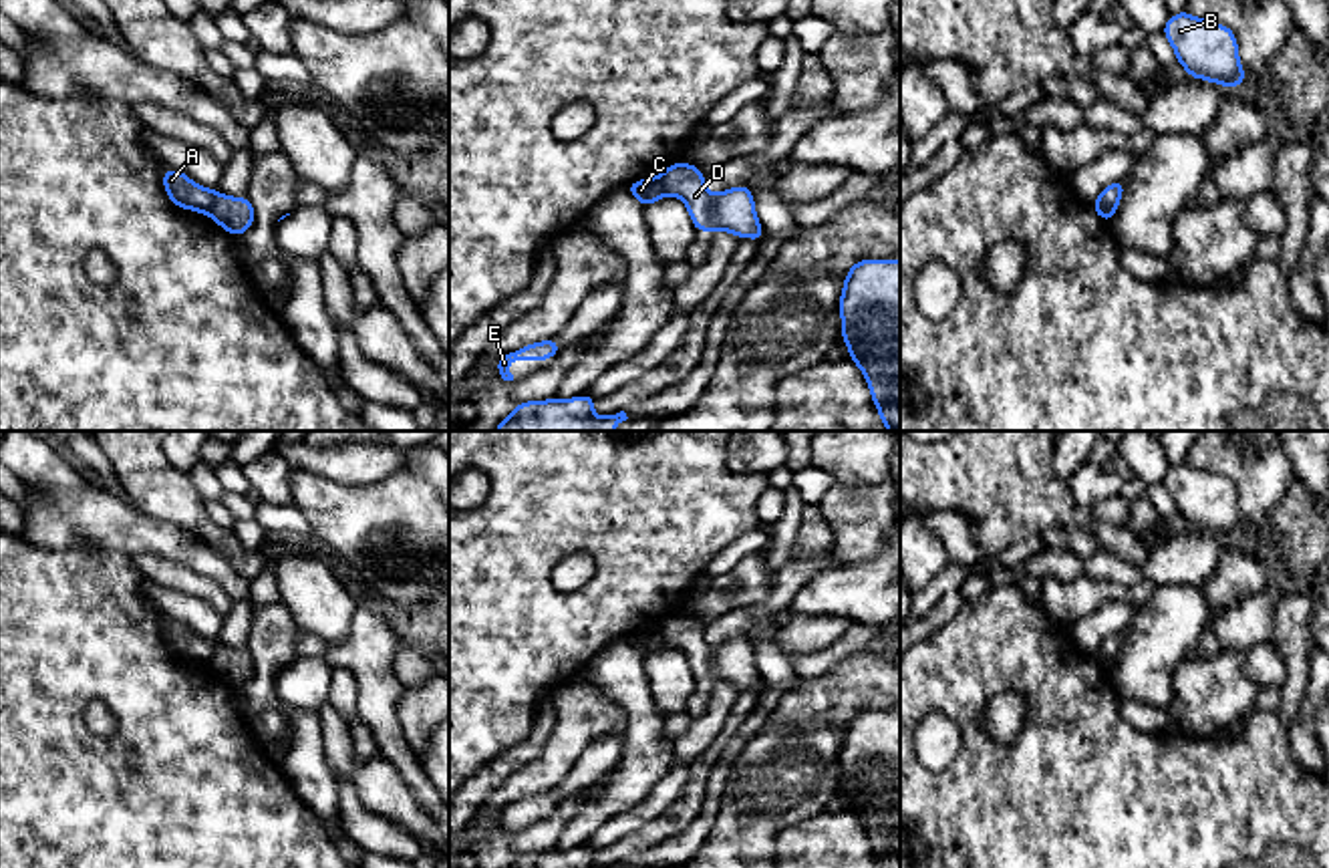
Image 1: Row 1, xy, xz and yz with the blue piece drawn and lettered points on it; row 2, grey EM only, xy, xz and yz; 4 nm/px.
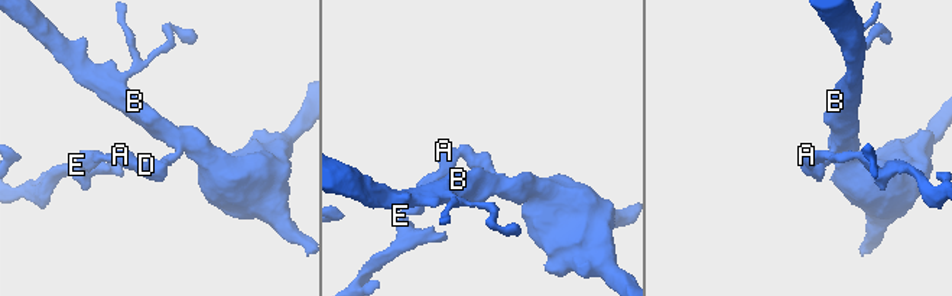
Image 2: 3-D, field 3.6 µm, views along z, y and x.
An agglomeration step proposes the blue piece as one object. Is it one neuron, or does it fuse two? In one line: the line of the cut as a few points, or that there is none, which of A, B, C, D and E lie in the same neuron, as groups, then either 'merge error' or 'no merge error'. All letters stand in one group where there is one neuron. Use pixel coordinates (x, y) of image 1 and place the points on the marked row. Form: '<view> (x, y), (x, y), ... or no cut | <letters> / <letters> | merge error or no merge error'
xy (220, 194), (208, 212) | A C E / B D | merge error

